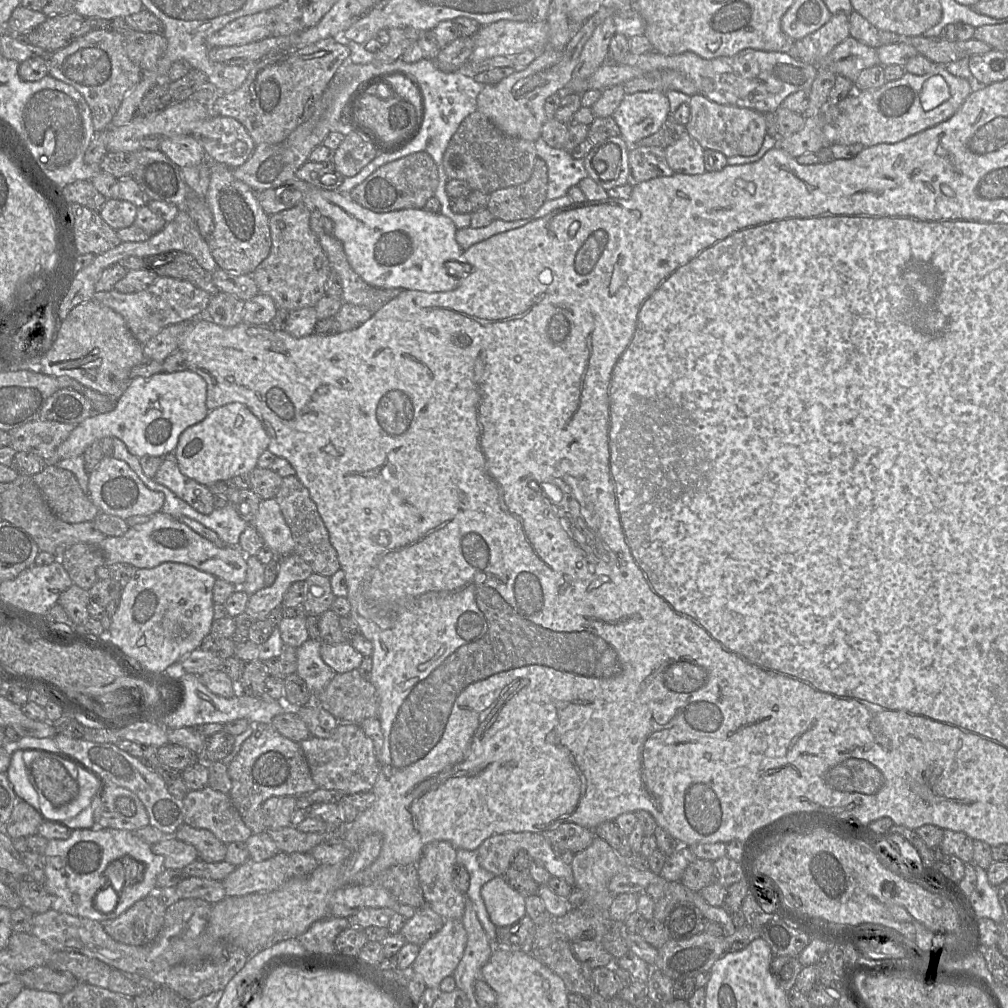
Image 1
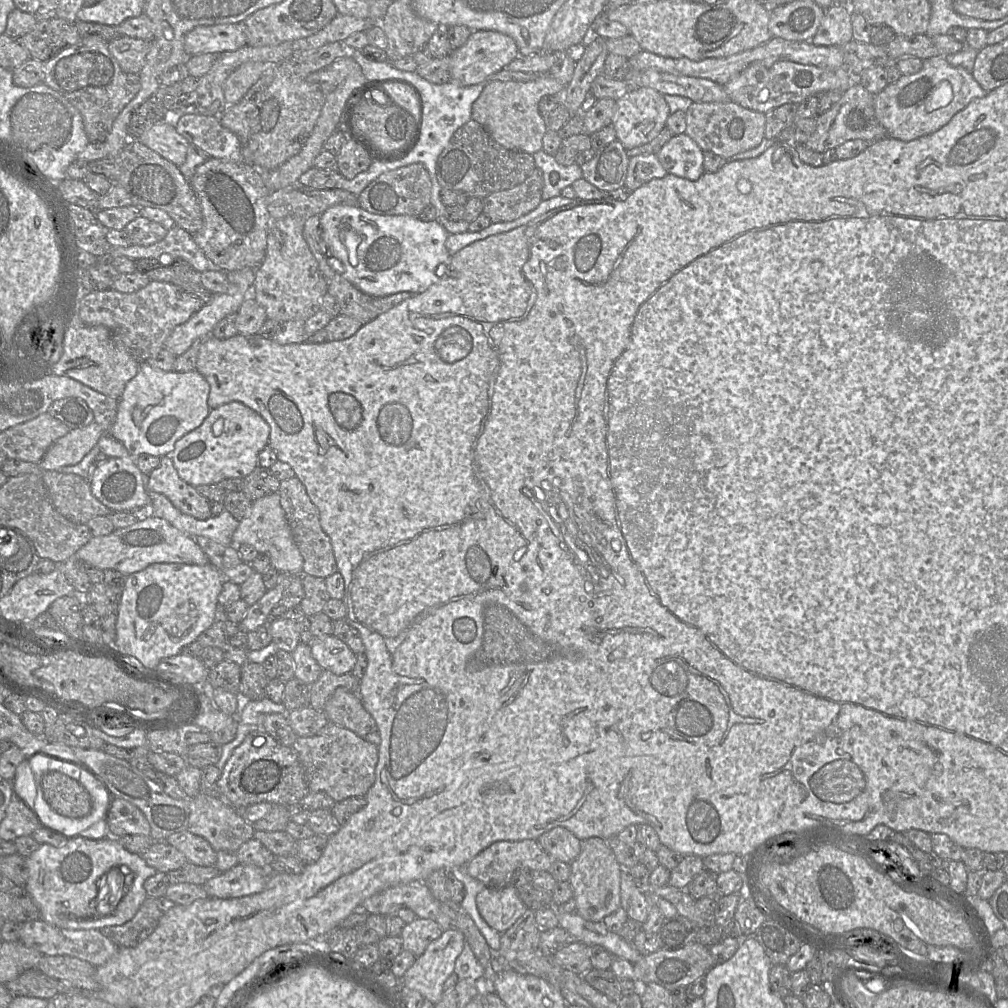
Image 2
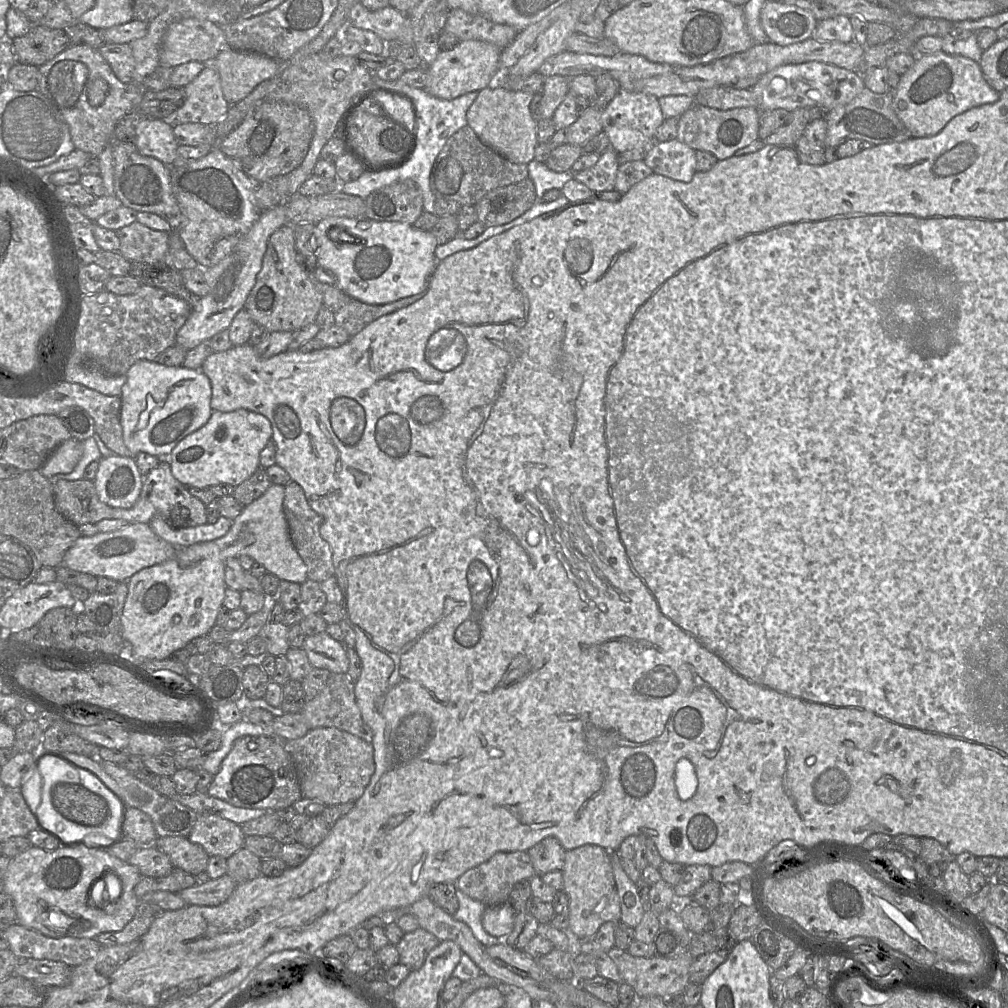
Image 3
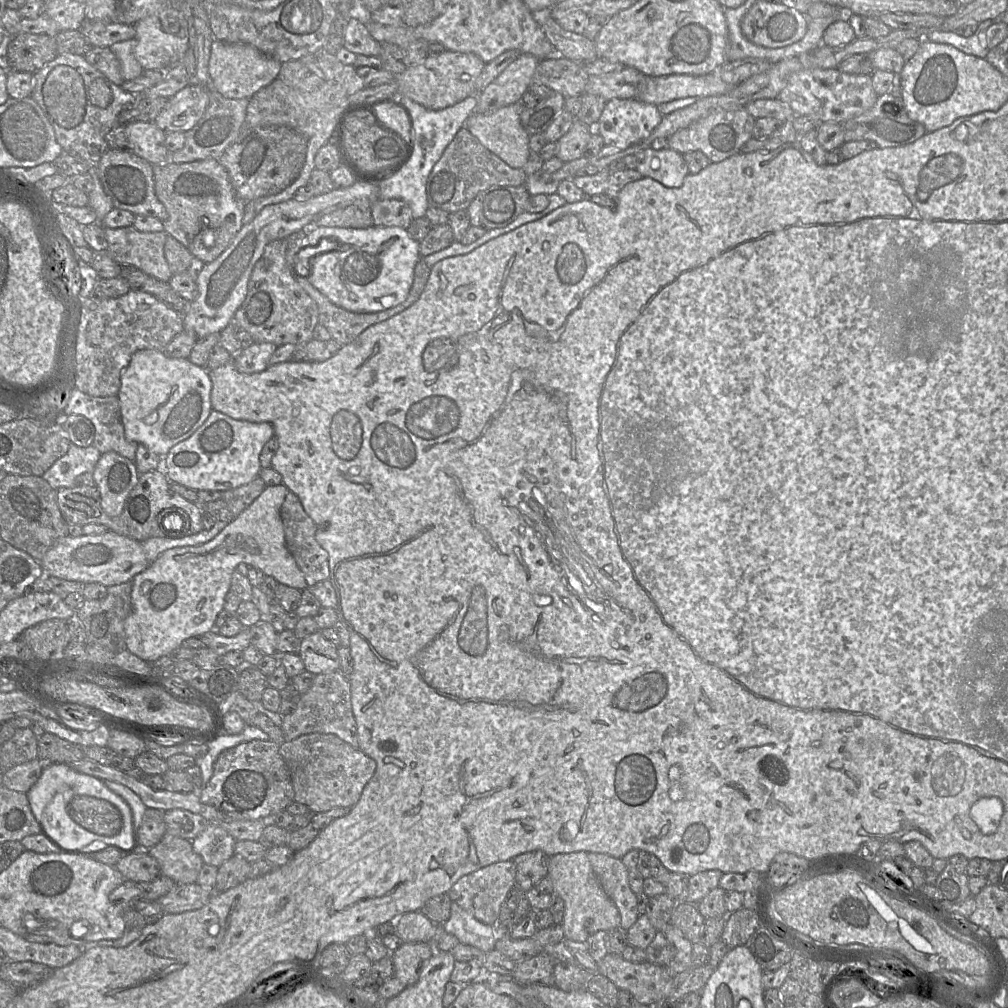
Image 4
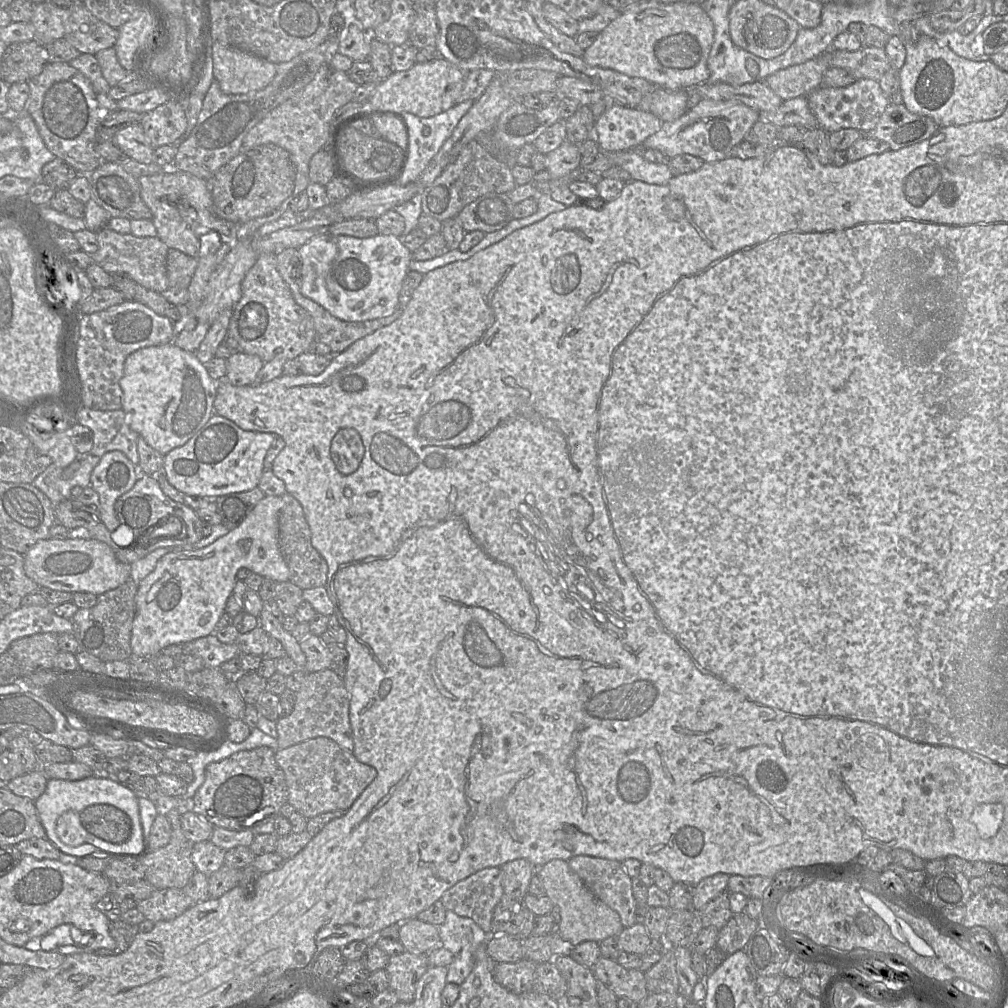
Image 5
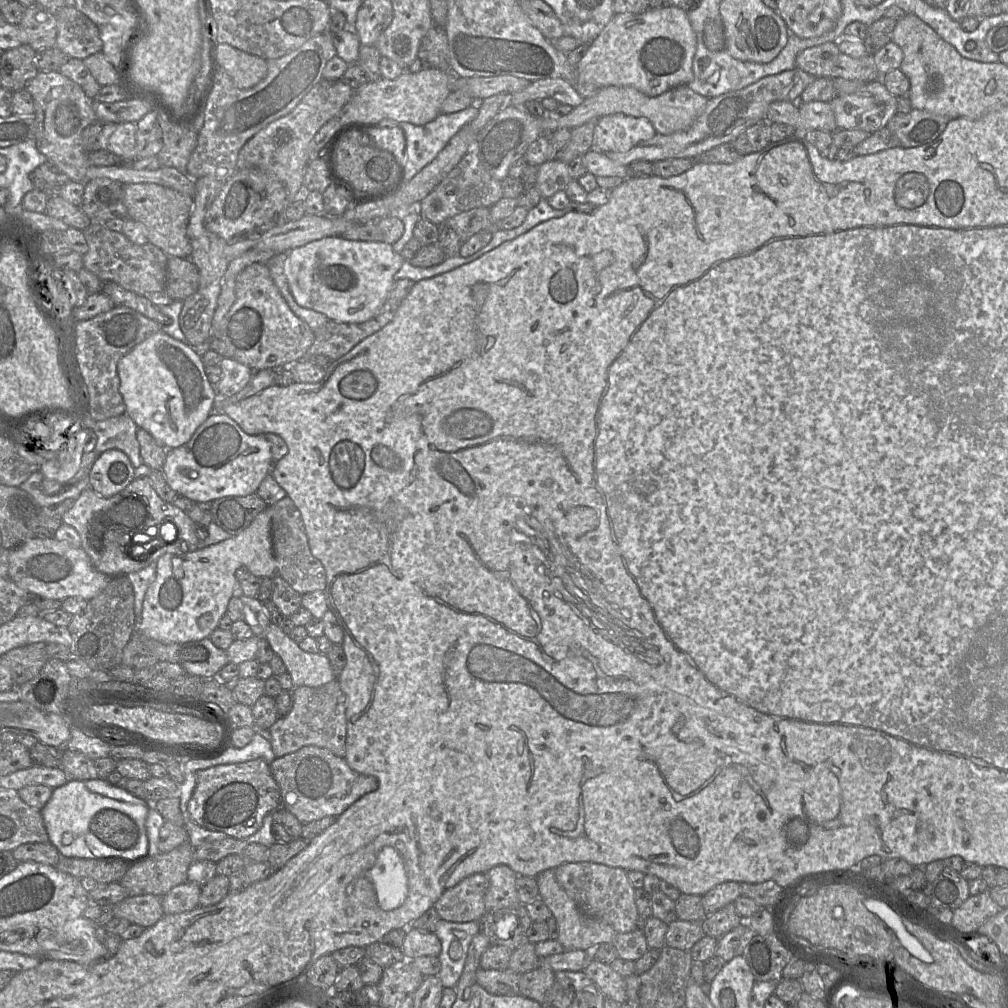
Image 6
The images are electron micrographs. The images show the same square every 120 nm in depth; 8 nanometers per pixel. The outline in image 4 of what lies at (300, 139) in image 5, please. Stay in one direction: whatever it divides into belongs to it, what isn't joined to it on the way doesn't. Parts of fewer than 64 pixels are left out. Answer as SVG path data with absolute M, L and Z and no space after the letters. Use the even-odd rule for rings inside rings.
M320 49L298 60L283 63L277 78L268 86L262 88L249 98L246 110L244 128L252 130L257 126L284 125L303 134L308 142L304 166L297 179L281 192L250 200L245 203L243 225L250 223L254 217L267 205L281 203L294 198L297 190L309 183L312 171L315 169L315 155L326 143L333 141L333 130L342 110L350 103L350 97L364 88L364 78L359 76L353 65L341 63L335 55Z

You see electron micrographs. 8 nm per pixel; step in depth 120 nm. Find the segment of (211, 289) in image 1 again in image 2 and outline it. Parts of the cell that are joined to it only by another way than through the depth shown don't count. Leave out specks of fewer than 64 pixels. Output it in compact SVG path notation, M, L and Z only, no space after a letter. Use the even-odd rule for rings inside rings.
M142 258L135 261L136 271L145 274L151 281L172 283L184 291L199 297L203 303L209 302L213 295L201 282L201 273L182 259Z

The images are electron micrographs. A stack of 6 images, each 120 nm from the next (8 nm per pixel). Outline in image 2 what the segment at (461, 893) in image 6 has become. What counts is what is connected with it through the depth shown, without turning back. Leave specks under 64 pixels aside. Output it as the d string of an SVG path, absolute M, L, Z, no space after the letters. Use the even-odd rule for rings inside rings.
M534 839L520 841L497 841L482 850L467 864L468 874L482 882L485 887L504 888L511 884L513 872L519 866L530 870L548 871L555 860Z

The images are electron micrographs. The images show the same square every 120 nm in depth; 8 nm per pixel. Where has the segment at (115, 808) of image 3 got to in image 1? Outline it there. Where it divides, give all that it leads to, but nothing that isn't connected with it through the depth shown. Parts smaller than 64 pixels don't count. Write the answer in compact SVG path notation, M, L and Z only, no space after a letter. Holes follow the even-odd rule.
M24 751L23 761L28 777L39 796L39 812L44 820L62 823L80 814L95 796L101 799L102 786L91 774L77 769L77 779L71 774L68 761L42 755L37 751Z

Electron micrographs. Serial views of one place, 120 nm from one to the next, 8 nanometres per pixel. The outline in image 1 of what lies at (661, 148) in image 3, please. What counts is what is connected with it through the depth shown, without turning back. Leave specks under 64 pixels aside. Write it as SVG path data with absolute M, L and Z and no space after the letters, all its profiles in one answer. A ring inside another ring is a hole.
M687 131L665 152L667 162L675 173L698 175L706 172L704 148Z

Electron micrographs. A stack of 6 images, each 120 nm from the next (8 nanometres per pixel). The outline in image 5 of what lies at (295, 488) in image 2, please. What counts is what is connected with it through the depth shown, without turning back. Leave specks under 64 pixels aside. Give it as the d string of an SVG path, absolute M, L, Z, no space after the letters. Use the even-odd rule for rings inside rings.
M287 492L281 496L283 506L278 518L278 543L280 552L289 569L289 580L302 590L324 586L328 566L322 555L311 543L311 532L301 504Z

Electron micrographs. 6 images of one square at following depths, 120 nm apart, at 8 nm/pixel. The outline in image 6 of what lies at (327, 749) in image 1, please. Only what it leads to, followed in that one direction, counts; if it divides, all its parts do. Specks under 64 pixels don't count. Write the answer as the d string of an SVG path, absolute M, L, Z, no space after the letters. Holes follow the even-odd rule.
M313 745L276 757L270 769L281 792L281 804L302 824L326 816L339 816L360 797L379 787L376 777L352 770L344 757Z

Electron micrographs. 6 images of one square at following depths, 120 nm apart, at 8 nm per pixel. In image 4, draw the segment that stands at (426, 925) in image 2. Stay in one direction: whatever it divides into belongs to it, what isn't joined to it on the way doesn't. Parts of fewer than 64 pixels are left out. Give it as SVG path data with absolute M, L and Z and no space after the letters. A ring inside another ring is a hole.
M404 943L390 953L394 976L406 986L415 984L419 979L422 966L435 952L432 943Z

